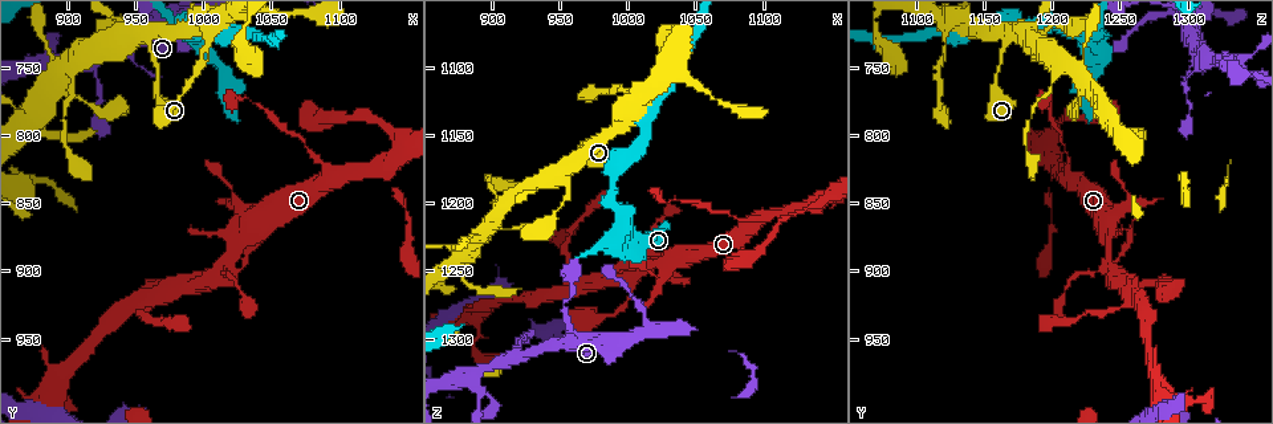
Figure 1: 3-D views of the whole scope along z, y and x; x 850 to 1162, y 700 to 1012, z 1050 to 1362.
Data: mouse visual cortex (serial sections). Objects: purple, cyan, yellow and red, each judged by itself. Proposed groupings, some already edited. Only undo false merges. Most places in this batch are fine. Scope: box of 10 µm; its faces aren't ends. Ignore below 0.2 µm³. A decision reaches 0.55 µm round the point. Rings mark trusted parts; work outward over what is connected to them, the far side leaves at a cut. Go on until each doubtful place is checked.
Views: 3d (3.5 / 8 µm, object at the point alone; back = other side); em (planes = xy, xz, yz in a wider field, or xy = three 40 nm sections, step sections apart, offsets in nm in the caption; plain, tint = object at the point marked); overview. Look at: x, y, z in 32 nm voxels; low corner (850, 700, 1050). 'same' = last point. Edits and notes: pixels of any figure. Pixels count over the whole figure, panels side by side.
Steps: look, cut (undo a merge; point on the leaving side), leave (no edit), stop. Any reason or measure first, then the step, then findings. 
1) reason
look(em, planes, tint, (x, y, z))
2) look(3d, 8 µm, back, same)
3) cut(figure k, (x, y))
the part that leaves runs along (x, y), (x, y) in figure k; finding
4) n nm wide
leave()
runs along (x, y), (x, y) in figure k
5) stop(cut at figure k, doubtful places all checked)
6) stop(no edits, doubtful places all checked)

three arms meet
look(3d, 3.5 µm, (994, 730, 1228))

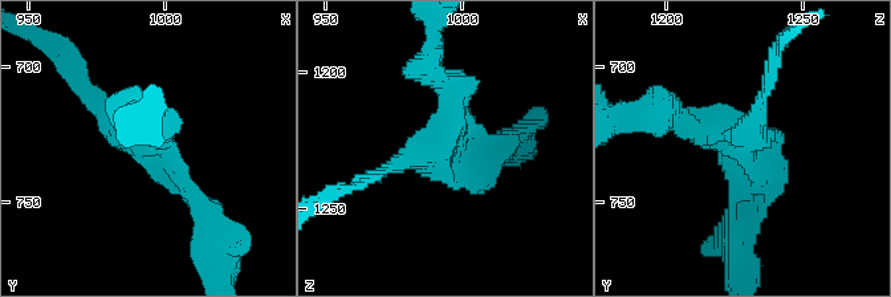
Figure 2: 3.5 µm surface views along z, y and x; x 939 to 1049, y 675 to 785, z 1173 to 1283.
3 arms; arms of 150, 250, 300 nm
look(em, planes, plain, (995, 731, 1228))

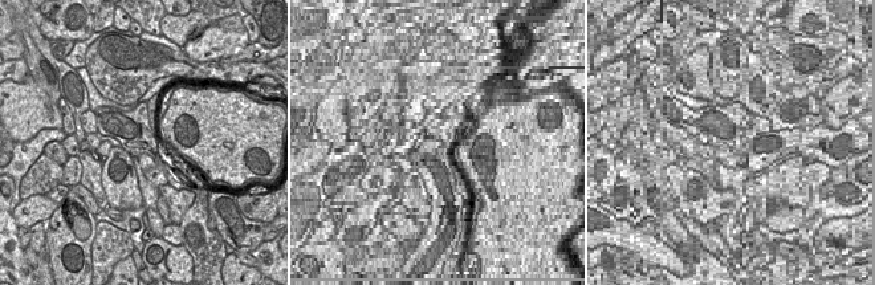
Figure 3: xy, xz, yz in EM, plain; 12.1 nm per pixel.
with the object marked
look(em, planes, tint, same)

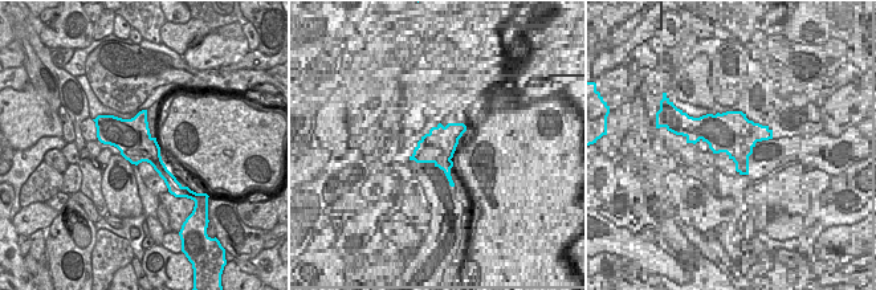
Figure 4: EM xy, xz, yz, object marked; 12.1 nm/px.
440 nm wide
leave()
runs along (732, 203), (760, 174), (671, 109) in figure 2; all the same cell

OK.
side arm on a straight run
look(3d, 3.5 µm, (1140, 838, 1198))

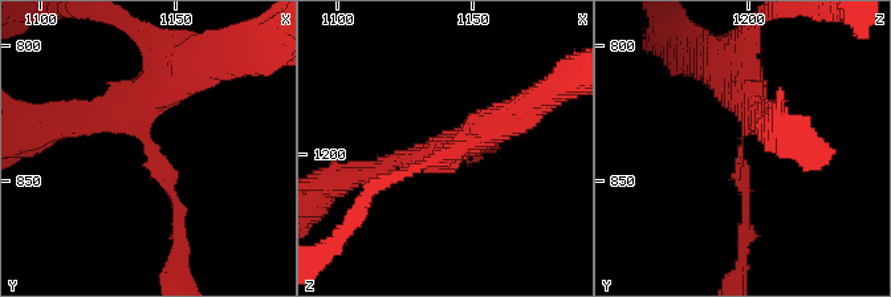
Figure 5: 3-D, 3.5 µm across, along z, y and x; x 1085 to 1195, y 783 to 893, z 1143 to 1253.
3 arms; arms of 150, 200, 350 nm; need the tissue
look(em, xy, step 2, tint, (1139, 837, 1197))

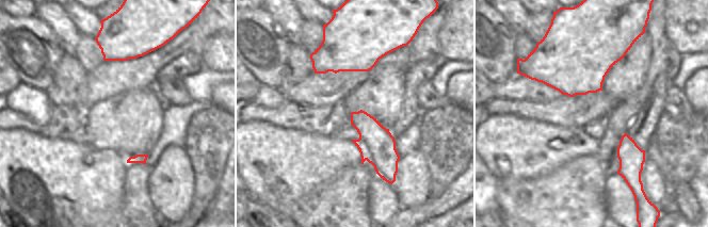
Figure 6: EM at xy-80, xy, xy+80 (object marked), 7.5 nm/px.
look(em, xy, step 5, tint, same)

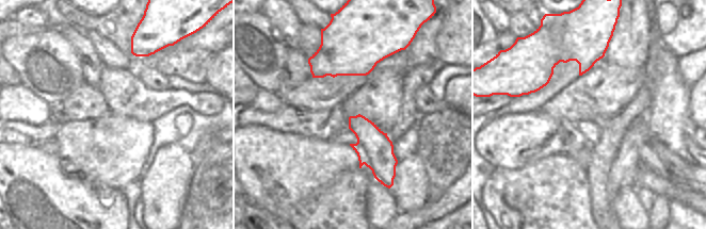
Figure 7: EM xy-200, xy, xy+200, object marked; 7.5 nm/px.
leave()
continuous, no second cell

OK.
three arms meet
look(3d, 3.5 µm, (882, 744, 1328))

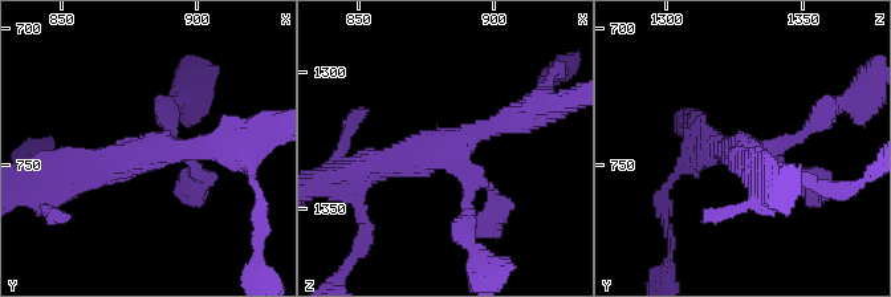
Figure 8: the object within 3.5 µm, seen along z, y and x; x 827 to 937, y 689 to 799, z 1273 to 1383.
look(em, xy, step 1, tint, (883, 745, 1329))

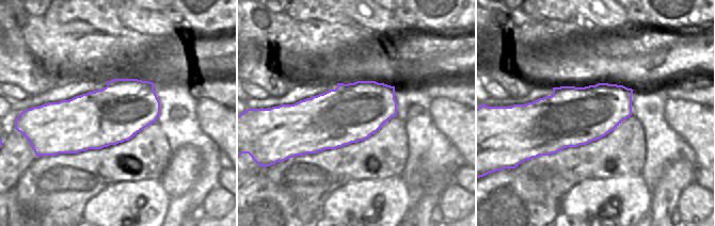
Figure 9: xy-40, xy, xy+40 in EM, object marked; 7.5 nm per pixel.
leave()
all the same cell

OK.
stop(no edits, doubtful places all checked)

